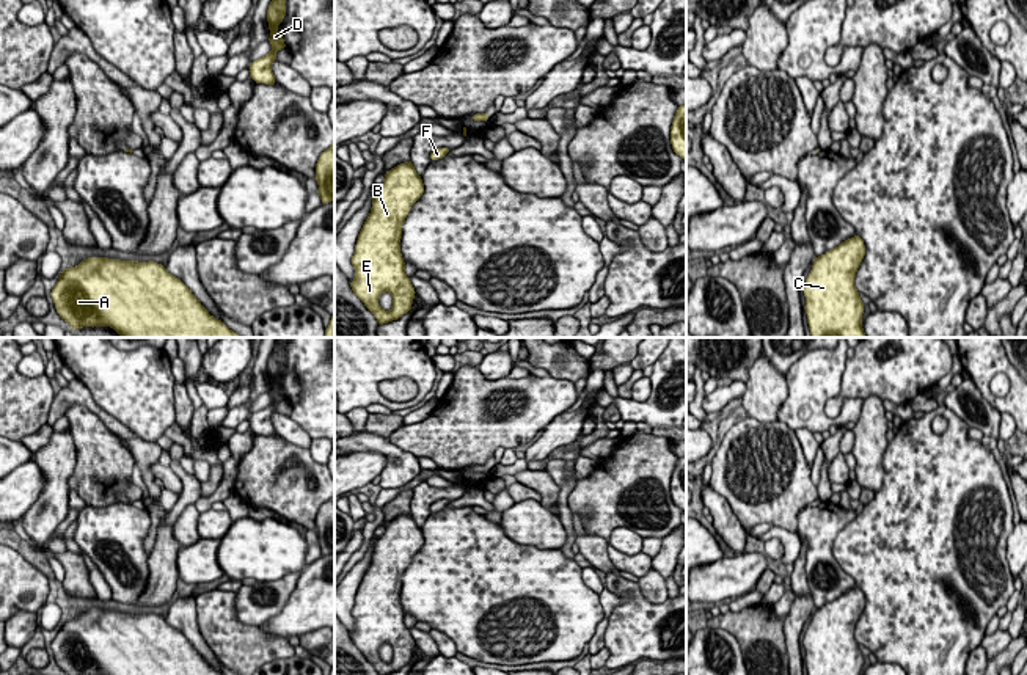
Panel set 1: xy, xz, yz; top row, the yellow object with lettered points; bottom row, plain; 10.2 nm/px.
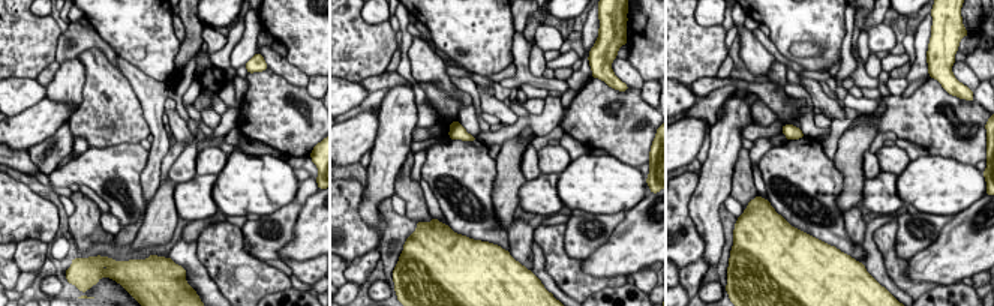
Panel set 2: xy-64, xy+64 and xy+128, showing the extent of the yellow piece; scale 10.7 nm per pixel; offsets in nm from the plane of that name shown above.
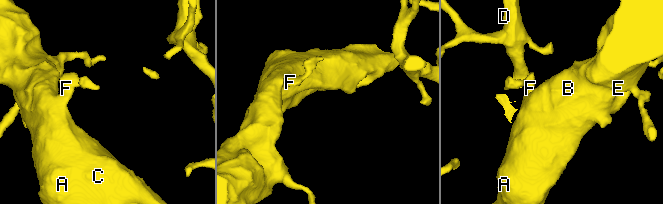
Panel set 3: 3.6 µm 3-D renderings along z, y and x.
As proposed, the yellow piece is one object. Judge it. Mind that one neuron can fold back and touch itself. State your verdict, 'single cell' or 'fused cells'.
single cell

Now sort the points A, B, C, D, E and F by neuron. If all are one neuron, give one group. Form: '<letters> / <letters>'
A B C D E F

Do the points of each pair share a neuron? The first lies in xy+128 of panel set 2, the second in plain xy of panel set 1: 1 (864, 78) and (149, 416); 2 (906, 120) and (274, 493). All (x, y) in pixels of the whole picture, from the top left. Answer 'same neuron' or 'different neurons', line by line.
1: different neurons
2: same neuron

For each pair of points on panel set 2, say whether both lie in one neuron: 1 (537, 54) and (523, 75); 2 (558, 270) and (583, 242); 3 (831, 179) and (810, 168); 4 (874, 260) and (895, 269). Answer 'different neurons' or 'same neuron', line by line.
1: different neurons
2: different neurons
3: same neuron
4: different neurons

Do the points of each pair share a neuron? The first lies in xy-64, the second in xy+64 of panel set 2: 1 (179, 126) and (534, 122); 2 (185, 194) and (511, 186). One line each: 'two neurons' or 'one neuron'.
1: two neurons
2: two neurons

